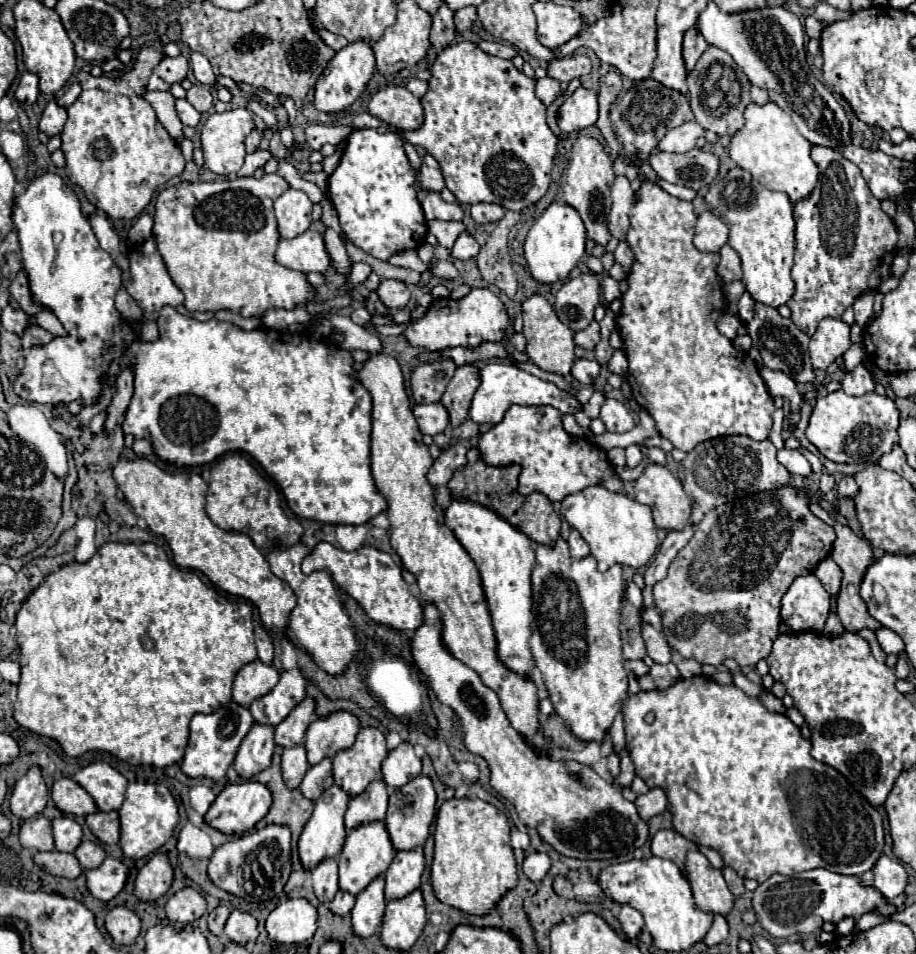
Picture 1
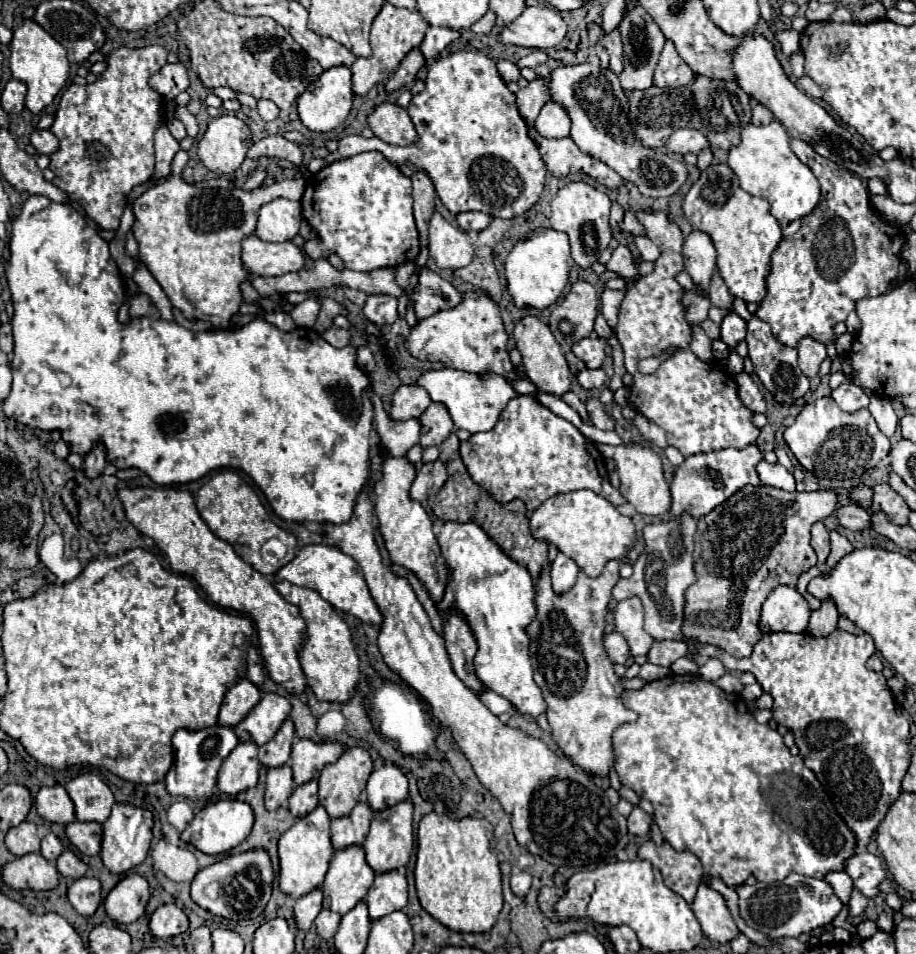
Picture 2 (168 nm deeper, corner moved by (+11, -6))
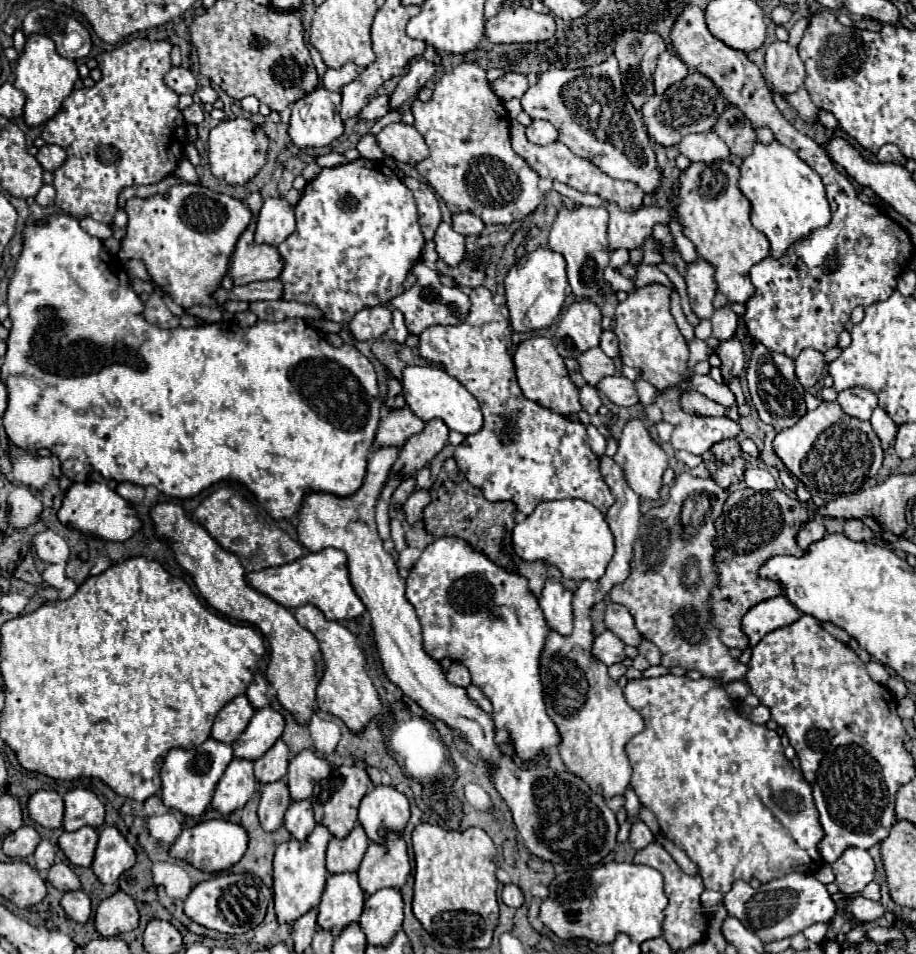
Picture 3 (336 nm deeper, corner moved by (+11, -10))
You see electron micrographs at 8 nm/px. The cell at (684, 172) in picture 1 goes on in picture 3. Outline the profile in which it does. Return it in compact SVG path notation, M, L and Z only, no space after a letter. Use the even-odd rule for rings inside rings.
M609 55L601 65L585 69L553 69L539 75L535 85L529 85L521 97L523 111L531 119L547 119L559 131L559 141L575 155L595 163L613 179L631 181L651 195L661 189L663 171L657 165L653 145L641 123L641 113L631 105L623 91L615 55Z

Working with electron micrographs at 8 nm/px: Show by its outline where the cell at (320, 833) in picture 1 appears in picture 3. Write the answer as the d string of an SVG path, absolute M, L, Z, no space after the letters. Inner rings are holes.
M315 825L315 829L305 841L291 839L279 843L273 861L273 899L275 899L275 915L279 923L293 923L309 909L319 905L329 875L325 867L325 849L329 839L331 839L329 829L323 825Z

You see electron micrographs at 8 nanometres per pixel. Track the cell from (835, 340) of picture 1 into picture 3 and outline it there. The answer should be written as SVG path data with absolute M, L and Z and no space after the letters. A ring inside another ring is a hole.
M803 349L801 355L795 359L795 373L801 381L801 385L807 389L807 387L813 387L819 377L823 375L823 369L825 369L825 363L823 363L823 353L815 351L815 349Z

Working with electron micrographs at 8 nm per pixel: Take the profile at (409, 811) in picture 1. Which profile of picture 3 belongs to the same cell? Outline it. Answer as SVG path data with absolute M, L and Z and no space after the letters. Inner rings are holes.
M389 831L383 843L369 843L357 875L363 891L373 895L383 887L403 887L409 871L407 845L399 831Z

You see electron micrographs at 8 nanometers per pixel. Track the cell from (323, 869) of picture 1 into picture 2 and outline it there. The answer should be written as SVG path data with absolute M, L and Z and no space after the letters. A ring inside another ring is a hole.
M315 889L315 891L303 895L301 899L297 899L297 903L293 907L293 913L295 913L295 923L297 923L299 931L309 931L311 929L315 917L323 909L321 901L323 901L323 895L321 895L319 889Z

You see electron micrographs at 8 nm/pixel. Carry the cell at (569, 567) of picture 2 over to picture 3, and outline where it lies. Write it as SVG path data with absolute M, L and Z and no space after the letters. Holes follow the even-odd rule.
M549 577L545 581L545 589L541 593L539 605L551 629L559 631L561 635L569 635L573 629L573 613L571 613L571 599L573 593L561 585L561 581Z

